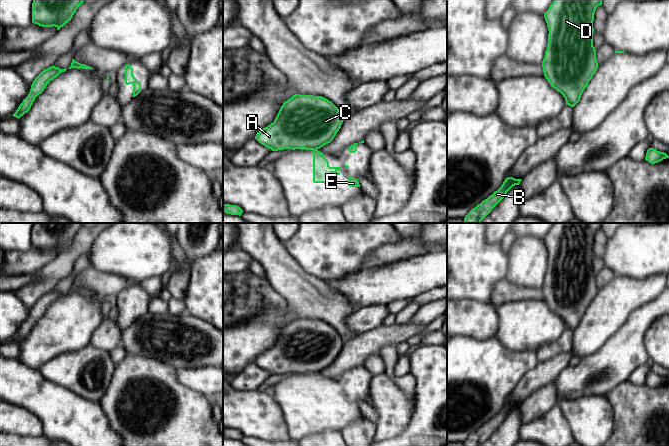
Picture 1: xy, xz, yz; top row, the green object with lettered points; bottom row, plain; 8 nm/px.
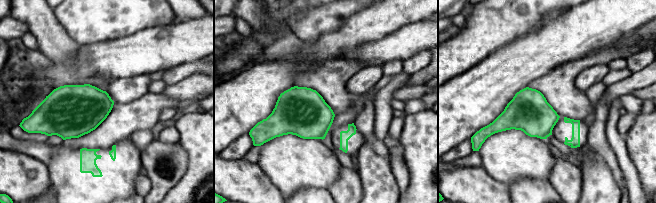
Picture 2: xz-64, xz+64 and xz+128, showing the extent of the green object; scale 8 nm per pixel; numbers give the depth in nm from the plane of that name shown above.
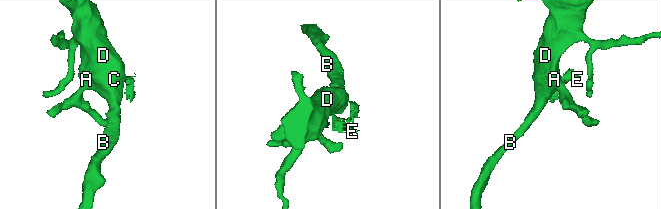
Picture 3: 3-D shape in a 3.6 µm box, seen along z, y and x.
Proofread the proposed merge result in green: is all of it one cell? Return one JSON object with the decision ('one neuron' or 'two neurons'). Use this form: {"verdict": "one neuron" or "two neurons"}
{"verdict": "two neurons"}

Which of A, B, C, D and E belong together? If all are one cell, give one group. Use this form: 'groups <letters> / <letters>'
groups A B C D / E

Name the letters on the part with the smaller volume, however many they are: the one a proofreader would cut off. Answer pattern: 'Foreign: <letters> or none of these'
Foreign: E

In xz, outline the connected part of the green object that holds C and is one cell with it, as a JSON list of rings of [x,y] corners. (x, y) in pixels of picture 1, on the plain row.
[[[295,318],[283,327],[274,346],[257,356],[255,363],[272,375],[320,373],[334,363],[343,345],[342,337],[328,323]]]

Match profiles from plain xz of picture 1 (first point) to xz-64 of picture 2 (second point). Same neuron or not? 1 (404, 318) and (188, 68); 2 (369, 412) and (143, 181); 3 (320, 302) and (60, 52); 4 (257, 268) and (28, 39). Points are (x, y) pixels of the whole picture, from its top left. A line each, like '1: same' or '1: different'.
1: same
2: same
3: same
4: same

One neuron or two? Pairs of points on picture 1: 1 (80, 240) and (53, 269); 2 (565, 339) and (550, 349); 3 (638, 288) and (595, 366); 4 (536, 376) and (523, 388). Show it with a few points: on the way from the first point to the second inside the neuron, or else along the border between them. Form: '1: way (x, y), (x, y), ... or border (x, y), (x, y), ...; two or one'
1: way (76, 248), (61, 263); one
2: way (561, 343), (554, 348); one
3: border (627, 318), (624, 324), (595, 352); two
4: way (533, 379), (526, 386); one

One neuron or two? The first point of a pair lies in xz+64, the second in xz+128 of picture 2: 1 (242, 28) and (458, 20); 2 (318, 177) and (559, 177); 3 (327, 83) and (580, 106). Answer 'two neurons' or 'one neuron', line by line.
1: one neuron
2: two neurons
3: one neuron

